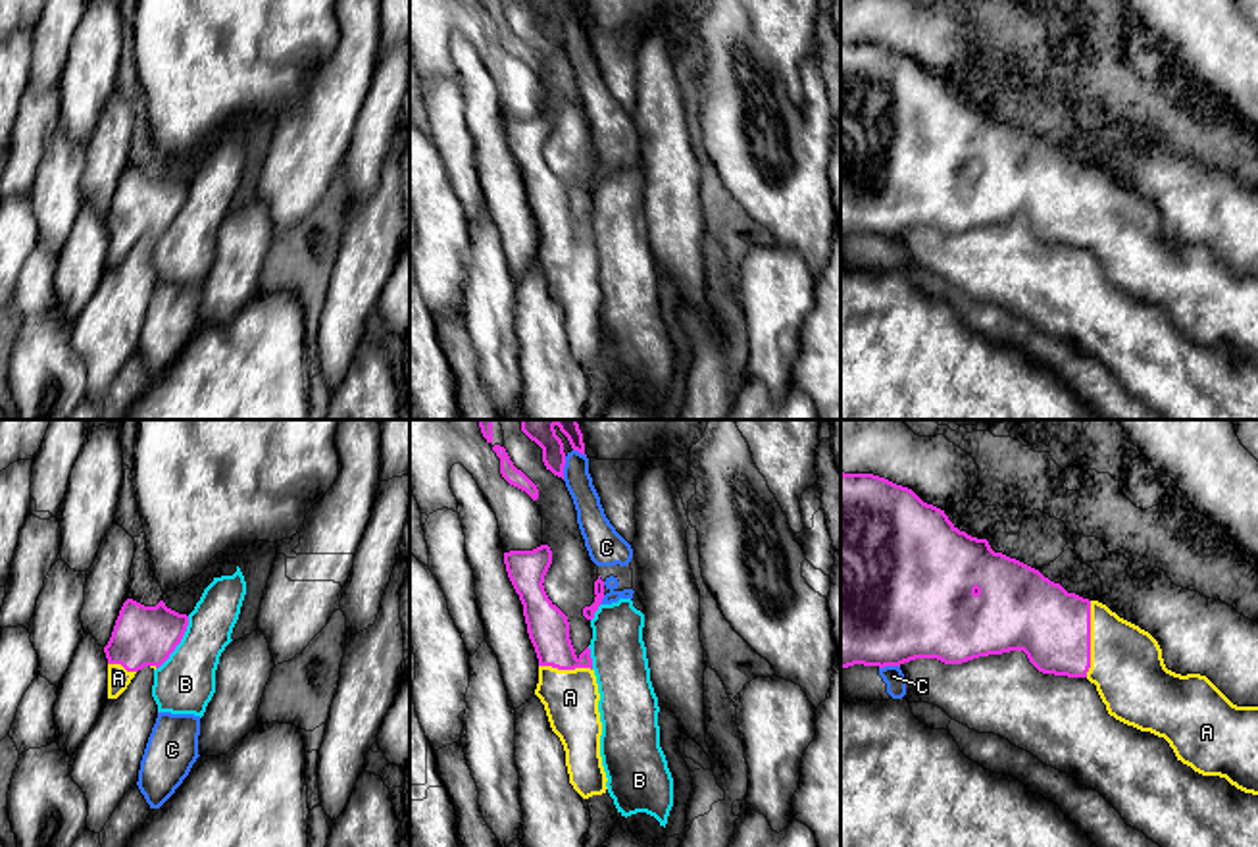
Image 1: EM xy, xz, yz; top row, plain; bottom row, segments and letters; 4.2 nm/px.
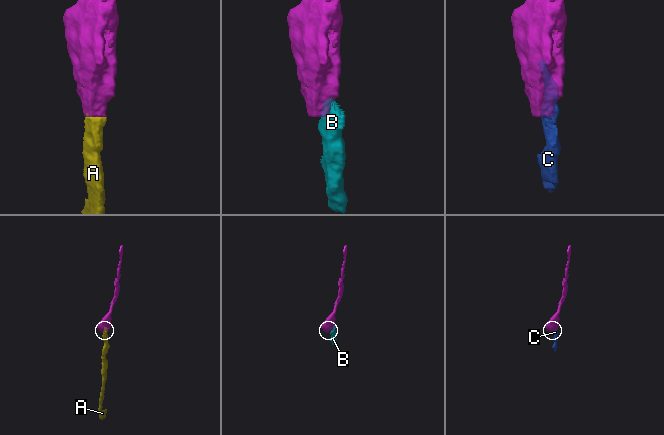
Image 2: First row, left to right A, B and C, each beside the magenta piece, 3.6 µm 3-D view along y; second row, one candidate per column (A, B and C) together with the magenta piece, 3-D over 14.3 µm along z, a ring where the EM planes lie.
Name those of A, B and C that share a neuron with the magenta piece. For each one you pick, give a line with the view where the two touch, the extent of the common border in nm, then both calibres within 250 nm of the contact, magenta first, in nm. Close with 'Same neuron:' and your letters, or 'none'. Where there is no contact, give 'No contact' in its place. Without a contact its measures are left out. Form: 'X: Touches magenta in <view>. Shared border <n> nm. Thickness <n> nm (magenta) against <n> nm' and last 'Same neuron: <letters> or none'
A: Touches magenta in yz. Shared border 320 nm. Thickness 320 nm (magenta) against 300 nm
Same neuron: A

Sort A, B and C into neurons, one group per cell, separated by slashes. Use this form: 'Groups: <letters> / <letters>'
Groups: A / B / C

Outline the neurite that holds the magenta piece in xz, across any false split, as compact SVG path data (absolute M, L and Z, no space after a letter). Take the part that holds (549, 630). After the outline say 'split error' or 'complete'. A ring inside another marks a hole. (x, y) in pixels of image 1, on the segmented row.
M548 545L510 551L504 552L504 564L523 604L527 633L539 658L535 695L564 745L569 783L583 799L602 795L608 789L608 778L600 757L598 683L591 649L575 654L567 616L544 591L552 551Z; split error

